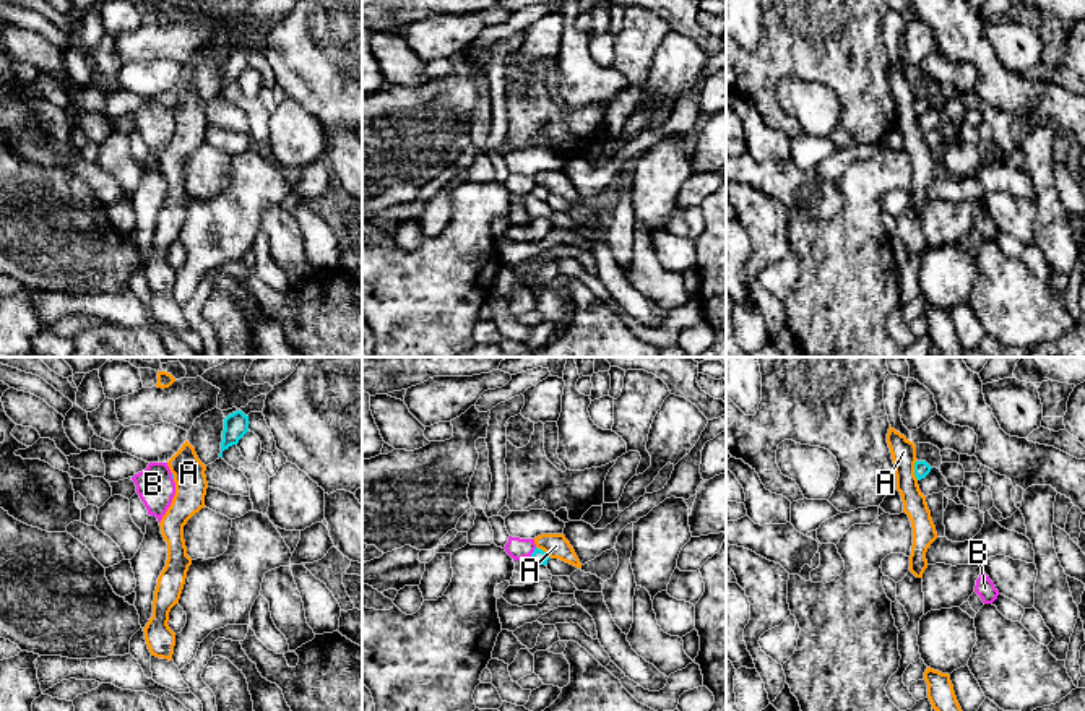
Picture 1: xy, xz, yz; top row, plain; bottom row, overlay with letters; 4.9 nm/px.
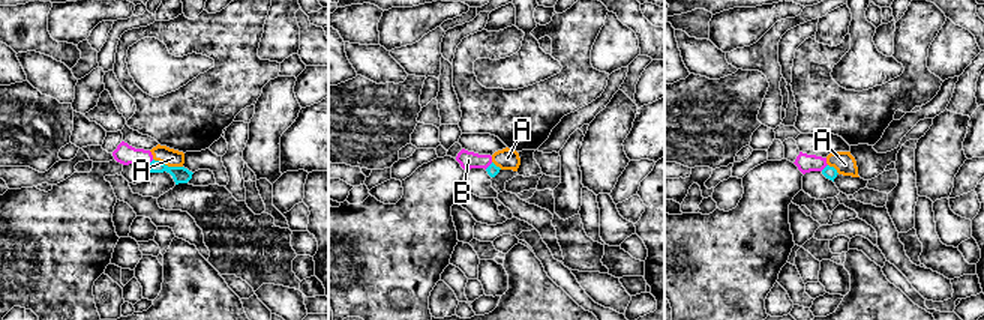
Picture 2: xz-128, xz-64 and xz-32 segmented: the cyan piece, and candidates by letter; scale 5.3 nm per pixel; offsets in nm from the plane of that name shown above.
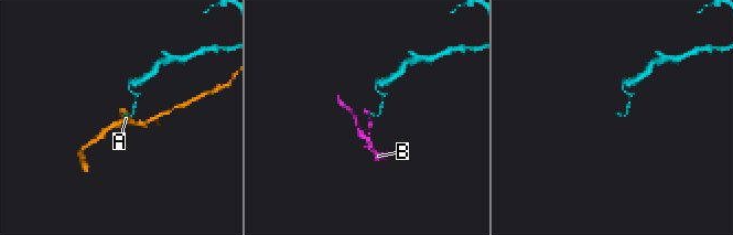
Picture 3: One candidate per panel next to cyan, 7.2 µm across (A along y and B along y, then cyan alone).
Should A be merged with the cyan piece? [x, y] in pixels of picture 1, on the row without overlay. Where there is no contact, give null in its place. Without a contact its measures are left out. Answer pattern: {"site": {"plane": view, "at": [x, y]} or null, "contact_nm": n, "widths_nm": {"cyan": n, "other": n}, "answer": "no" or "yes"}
{"site": {"plane": "yz", "at": [915, 106]}, "contact_nm": 100, "widths_nm": {"cyan": 80, "other": 130}, "answer": "no"}

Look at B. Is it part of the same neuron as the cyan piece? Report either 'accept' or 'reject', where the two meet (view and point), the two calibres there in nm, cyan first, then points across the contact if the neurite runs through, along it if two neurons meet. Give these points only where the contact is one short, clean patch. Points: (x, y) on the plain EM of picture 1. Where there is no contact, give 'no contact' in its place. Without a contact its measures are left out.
reject; contact xz (533, 189); calibres 70 and 100 nm; border xz (536, 184), (530, 192)

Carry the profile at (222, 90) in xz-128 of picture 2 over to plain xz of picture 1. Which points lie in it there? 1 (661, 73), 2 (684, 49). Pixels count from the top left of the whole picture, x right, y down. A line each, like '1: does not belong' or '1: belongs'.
1: does not belong
2: does not belong

